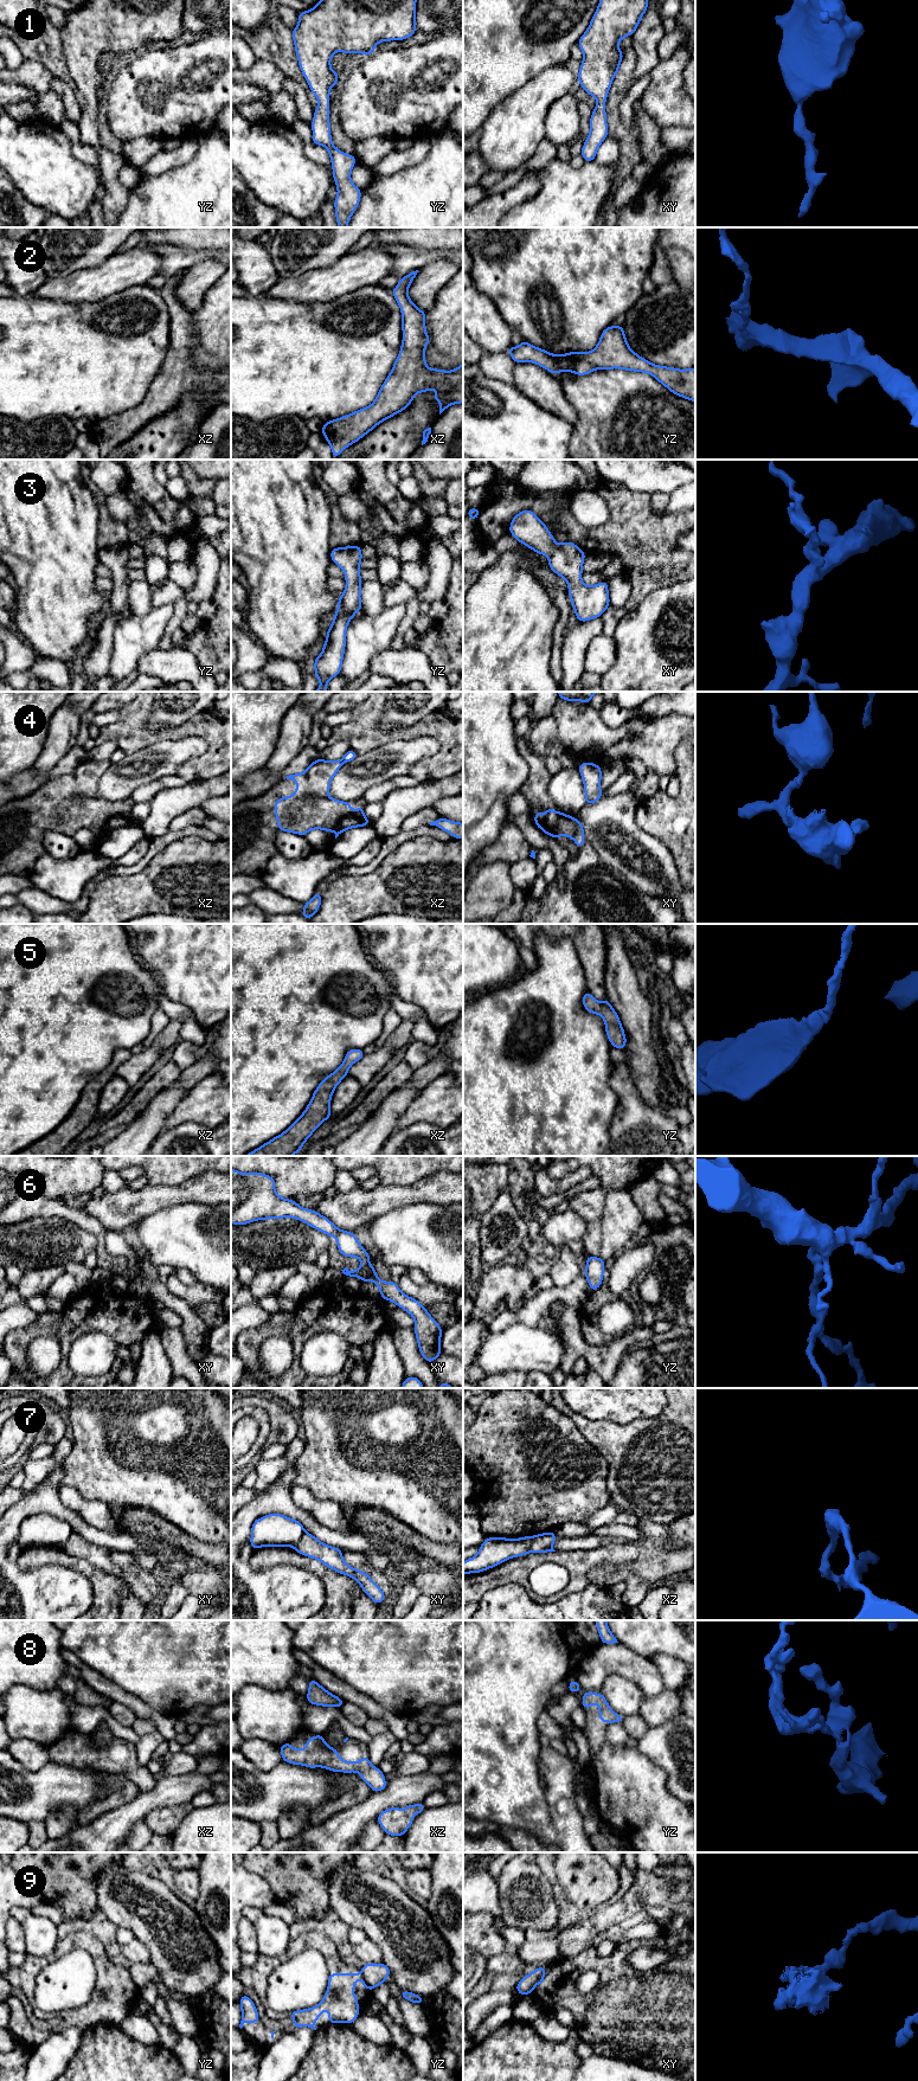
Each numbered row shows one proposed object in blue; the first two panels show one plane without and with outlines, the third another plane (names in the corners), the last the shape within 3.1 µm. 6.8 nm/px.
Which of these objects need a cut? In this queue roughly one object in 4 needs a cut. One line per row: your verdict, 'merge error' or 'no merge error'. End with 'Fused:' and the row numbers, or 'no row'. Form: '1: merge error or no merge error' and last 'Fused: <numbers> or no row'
1: no merge error
2: no merge error
3: no merge error
4: merge error
5: no merge error
6: no merge error
7: merge error
8: no merge error
9: merge error
Fused: 4, 7, 9

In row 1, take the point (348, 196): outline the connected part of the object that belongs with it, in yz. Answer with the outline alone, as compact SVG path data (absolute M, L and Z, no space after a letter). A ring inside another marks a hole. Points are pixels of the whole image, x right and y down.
M320 0L312 9L297 13L298 25L291 30L300 69L319 101L312 121L312 142L327 148L338 187L334 201L338 227L347 227L352 214L359 205L361 190L351 180L355 155L339 150L332 142L329 124L329 90L336 86L340 73L330 68L332 57L342 51L349 53L374 53L380 41L404 40L415 34L417 0Z

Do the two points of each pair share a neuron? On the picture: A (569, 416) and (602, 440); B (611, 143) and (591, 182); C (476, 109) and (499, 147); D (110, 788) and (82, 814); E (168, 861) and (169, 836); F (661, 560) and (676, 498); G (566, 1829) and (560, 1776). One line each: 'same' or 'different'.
A: different
B: different
C: different
D: different
E: different
F: different
G: same

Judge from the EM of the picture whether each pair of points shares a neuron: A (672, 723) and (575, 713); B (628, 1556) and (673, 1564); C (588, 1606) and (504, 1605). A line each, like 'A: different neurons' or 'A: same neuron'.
A: same neuron
B: same neuron
C: same neuron

